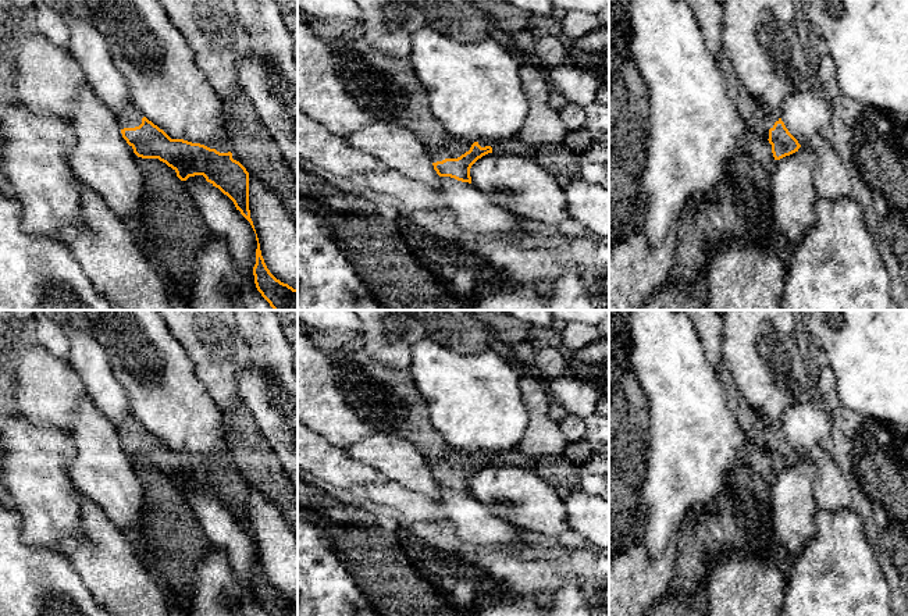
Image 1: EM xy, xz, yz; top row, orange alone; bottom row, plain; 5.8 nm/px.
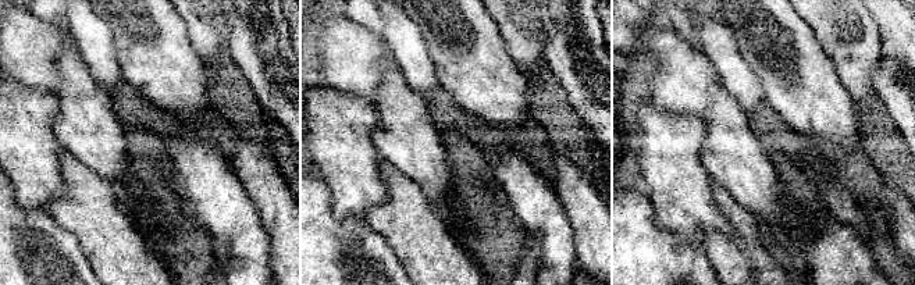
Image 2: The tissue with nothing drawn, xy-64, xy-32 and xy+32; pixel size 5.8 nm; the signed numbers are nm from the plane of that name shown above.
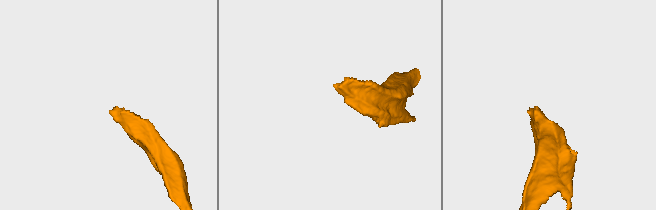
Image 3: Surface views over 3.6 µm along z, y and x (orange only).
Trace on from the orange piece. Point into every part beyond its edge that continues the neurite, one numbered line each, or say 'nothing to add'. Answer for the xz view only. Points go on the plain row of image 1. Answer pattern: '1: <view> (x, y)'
1: xz (455, 459)

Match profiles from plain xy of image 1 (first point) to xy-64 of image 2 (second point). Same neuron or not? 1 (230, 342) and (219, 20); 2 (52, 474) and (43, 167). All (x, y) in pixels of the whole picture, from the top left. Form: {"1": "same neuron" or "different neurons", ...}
{"1": "same neuron", "2": "same neuron"}

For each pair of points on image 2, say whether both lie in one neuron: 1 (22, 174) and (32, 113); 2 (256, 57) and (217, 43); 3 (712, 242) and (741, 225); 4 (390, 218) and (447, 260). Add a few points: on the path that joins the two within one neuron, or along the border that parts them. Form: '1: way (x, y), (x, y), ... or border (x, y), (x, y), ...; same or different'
1: way (25, 159), (25, 128); same
2: border (227, 14), (228, 47); different
3: way (721, 242), (727, 242), (736, 234); same
4: way (403, 223), (433, 252); same

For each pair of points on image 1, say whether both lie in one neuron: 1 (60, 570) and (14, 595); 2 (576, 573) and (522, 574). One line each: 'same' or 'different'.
1: same
2: same

